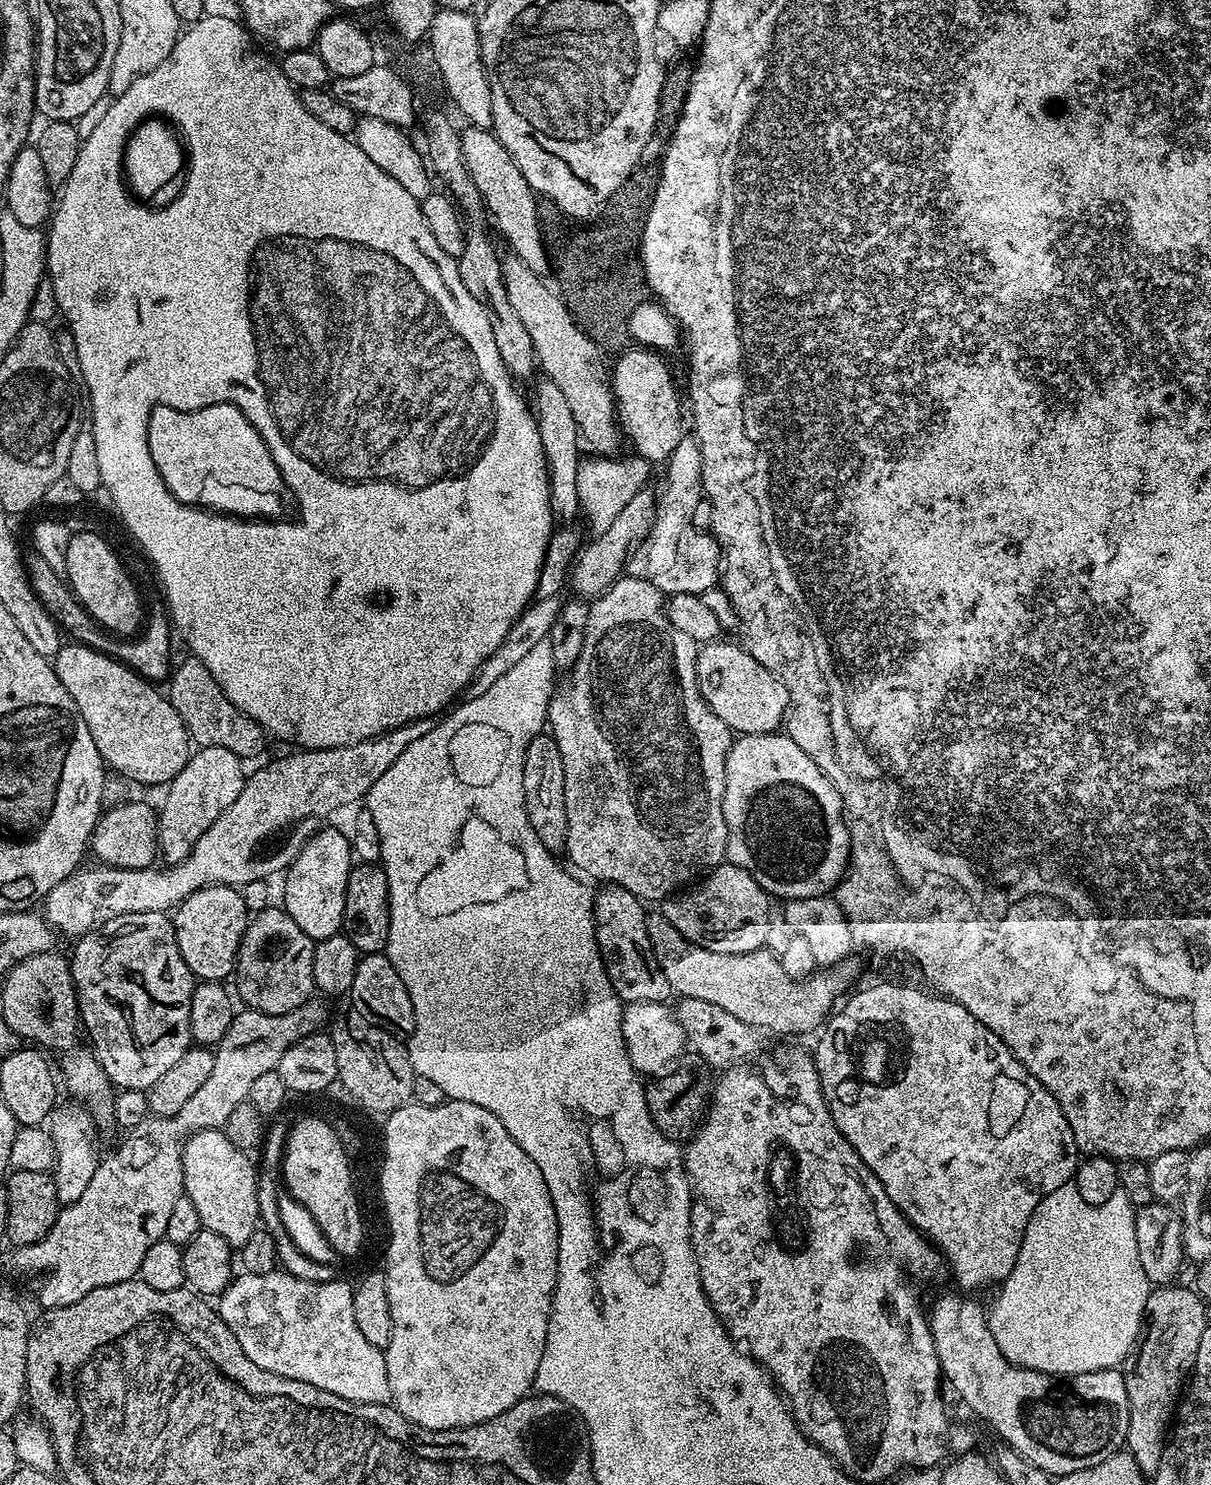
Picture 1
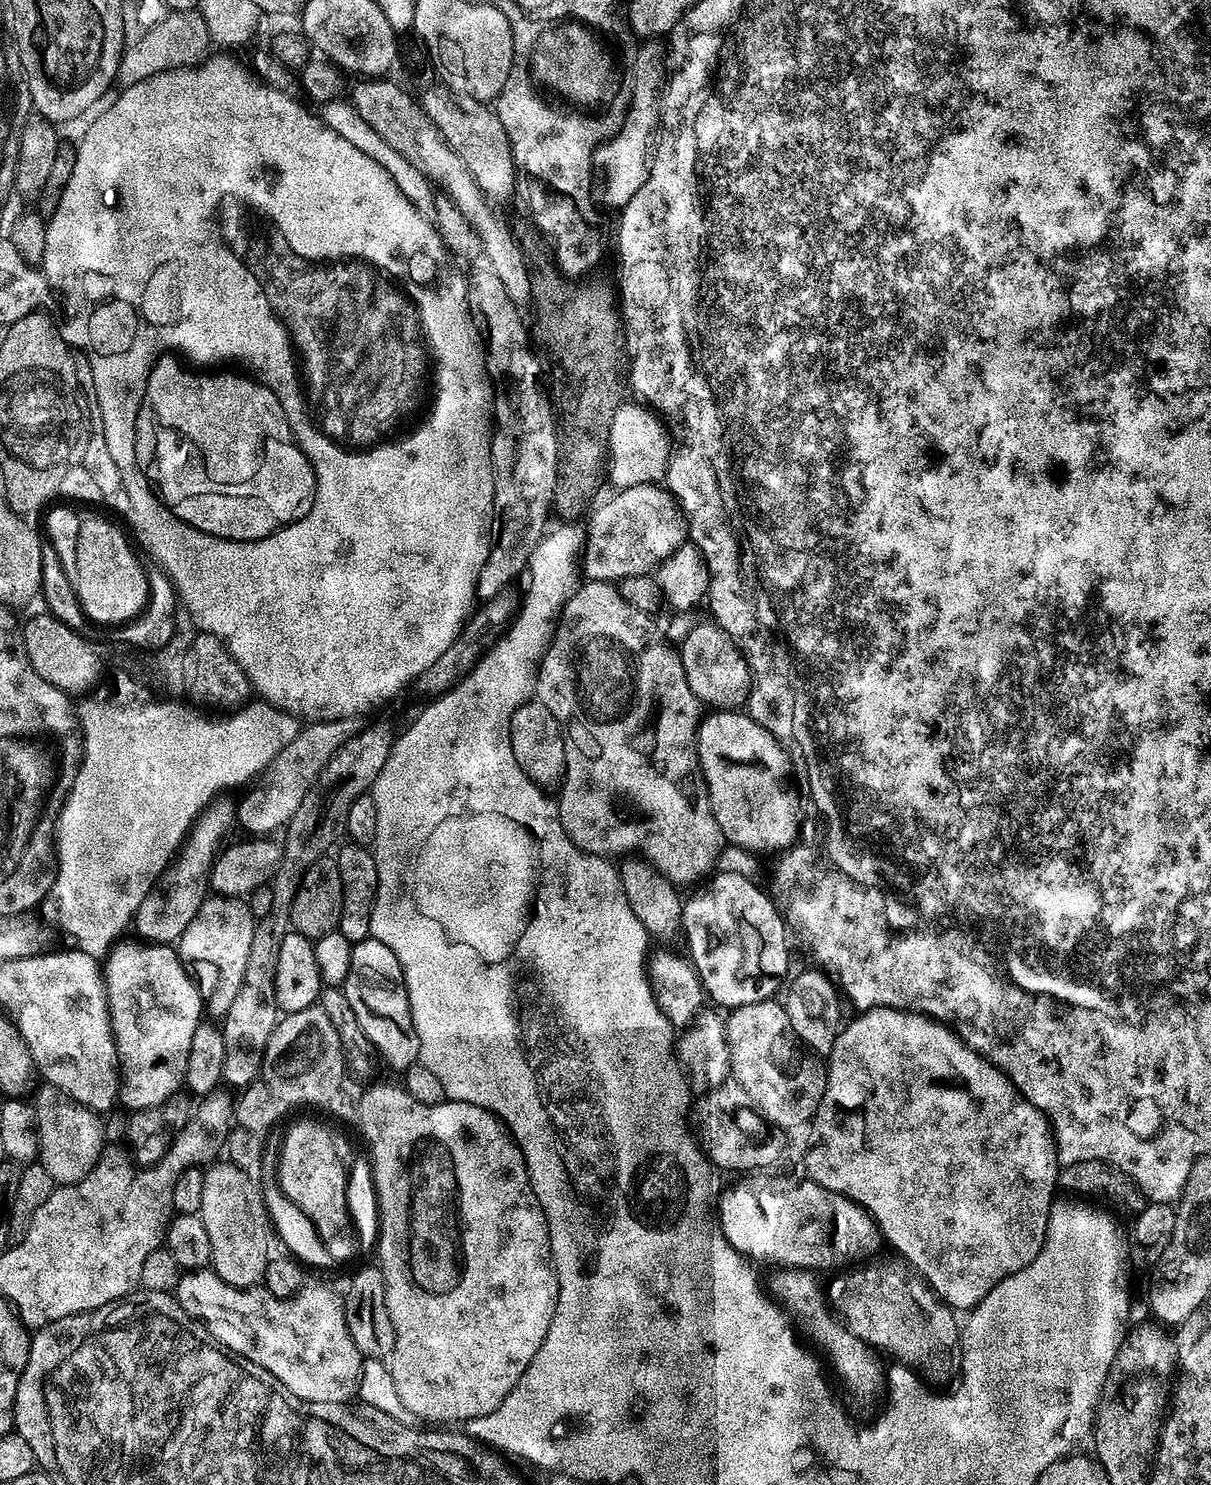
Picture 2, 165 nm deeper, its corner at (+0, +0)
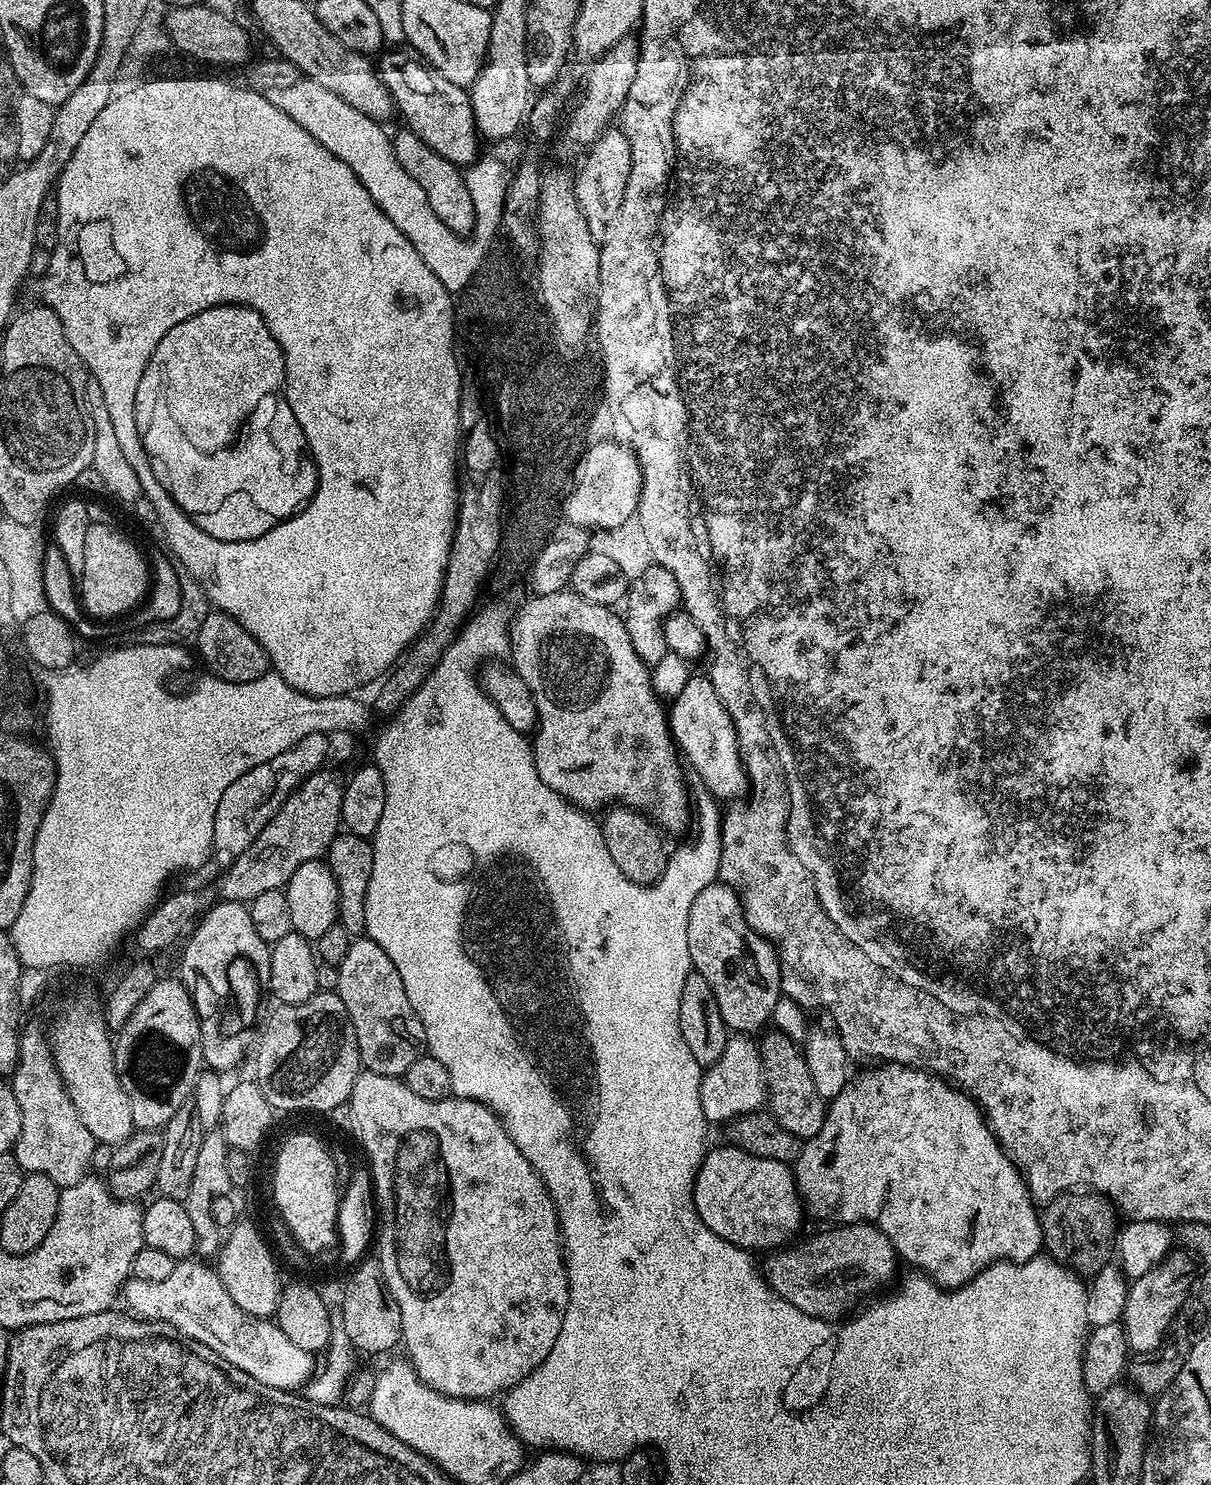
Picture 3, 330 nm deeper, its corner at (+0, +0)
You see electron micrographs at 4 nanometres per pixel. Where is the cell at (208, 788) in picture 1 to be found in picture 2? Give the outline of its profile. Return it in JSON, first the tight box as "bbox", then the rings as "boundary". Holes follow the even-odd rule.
{"bbox":[134,798,237,945],"boundary":[[[223,798],[212,800],[201,811],[184,837],[183,843],[174,859],[164,870],[164,875],[156,881],[156,885],[142,898],[142,906],[138,906],[134,917],[135,935],[141,941],[153,944],[175,945],[180,936],[194,922],[194,914],[198,914],[210,892],[210,873],[222,845],[228,827],[237,819],[237,805]]]}

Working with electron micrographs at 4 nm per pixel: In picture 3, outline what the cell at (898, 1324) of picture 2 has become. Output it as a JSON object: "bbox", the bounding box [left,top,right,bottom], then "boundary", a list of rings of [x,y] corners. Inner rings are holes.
{"bbox":[762,1222,898,1317],"boundary":[[[861,1222],[859,1224],[841,1224],[828,1226],[825,1232],[812,1236],[800,1249],[792,1246],[780,1246],[767,1254],[768,1261],[762,1264],[762,1272],[768,1281],[769,1288],[774,1289],[786,1302],[798,1306],[803,1312],[809,1312],[811,1316],[831,1317],[832,1313],[832,1280],[844,1280],[849,1276],[852,1280],[860,1280],[856,1288],[860,1292],[868,1292],[872,1284],[880,1284],[884,1279],[891,1278],[891,1272],[896,1268],[898,1253],[892,1246],[892,1240],[875,1223]]]}

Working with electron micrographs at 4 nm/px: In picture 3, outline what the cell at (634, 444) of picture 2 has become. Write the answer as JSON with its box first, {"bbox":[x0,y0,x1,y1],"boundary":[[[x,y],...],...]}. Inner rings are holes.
{"bbox":[566,441,641,532],"boundary":[[[593,441],[588,447],[585,465],[586,468],[580,468],[574,475],[566,500],[576,500],[576,512],[584,520],[596,520],[598,530],[610,532],[616,526],[631,523],[637,515],[641,494],[641,468],[635,455],[618,442]]]}

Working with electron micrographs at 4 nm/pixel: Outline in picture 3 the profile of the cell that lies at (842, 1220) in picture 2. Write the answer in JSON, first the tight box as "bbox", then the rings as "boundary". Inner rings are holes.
{"bbox":[692,1142,802,1250],"boundary":[[[725,1142],[721,1148],[709,1147],[696,1170],[692,1187],[696,1213],[726,1242],[753,1250],[787,1243],[800,1228],[802,1201],[796,1191],[793,1169],[774,1158],[762,1158]]]}

